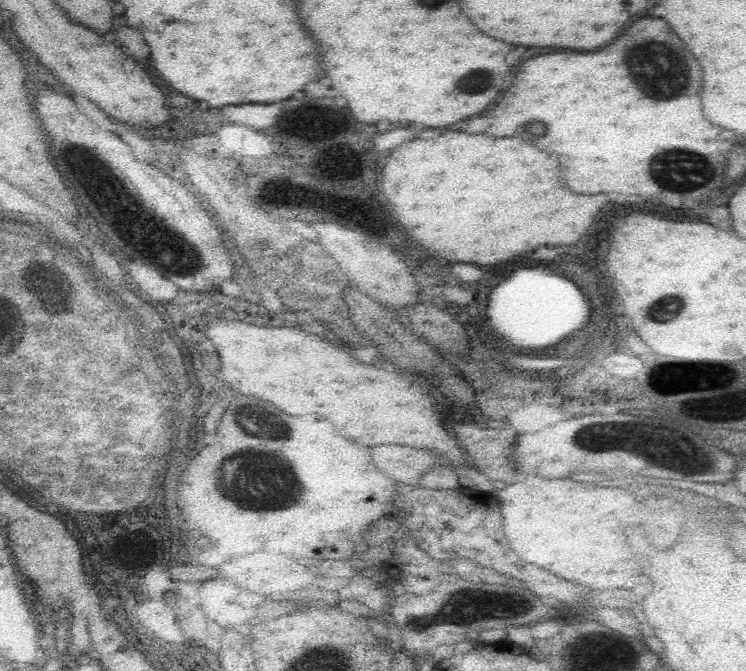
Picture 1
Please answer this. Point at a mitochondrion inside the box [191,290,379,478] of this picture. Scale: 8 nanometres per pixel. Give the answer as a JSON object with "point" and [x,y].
{"point":[262,422]}

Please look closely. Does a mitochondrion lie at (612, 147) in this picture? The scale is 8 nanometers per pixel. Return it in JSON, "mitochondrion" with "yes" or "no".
{"mitochondrion":"no"}

